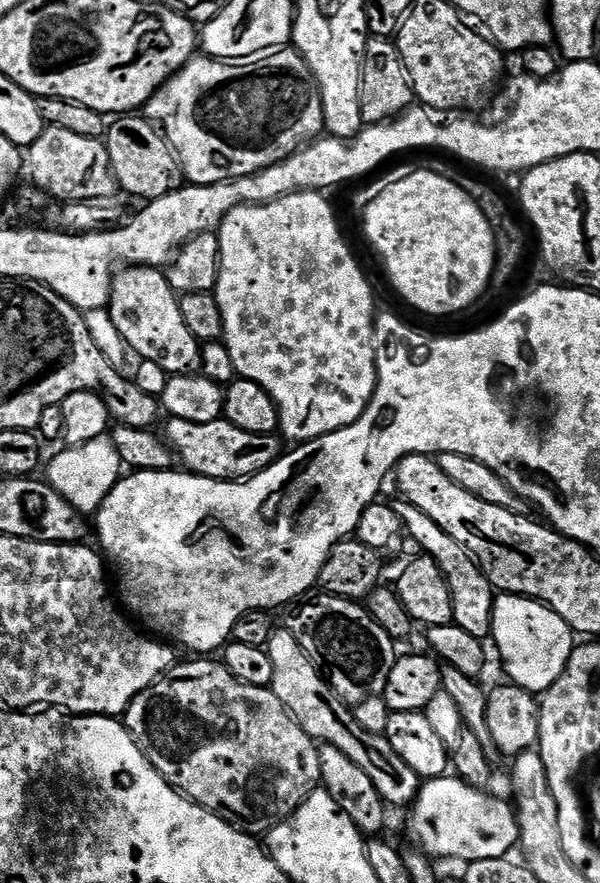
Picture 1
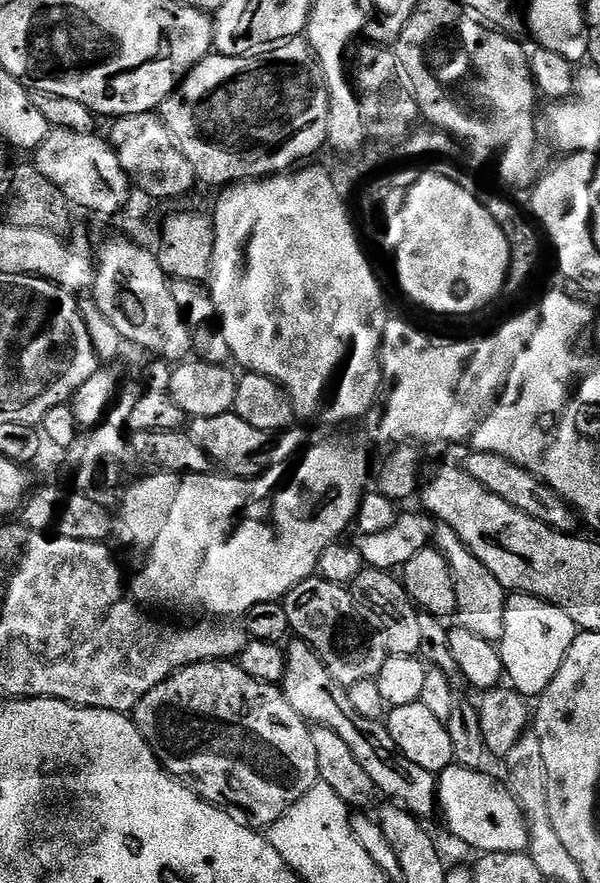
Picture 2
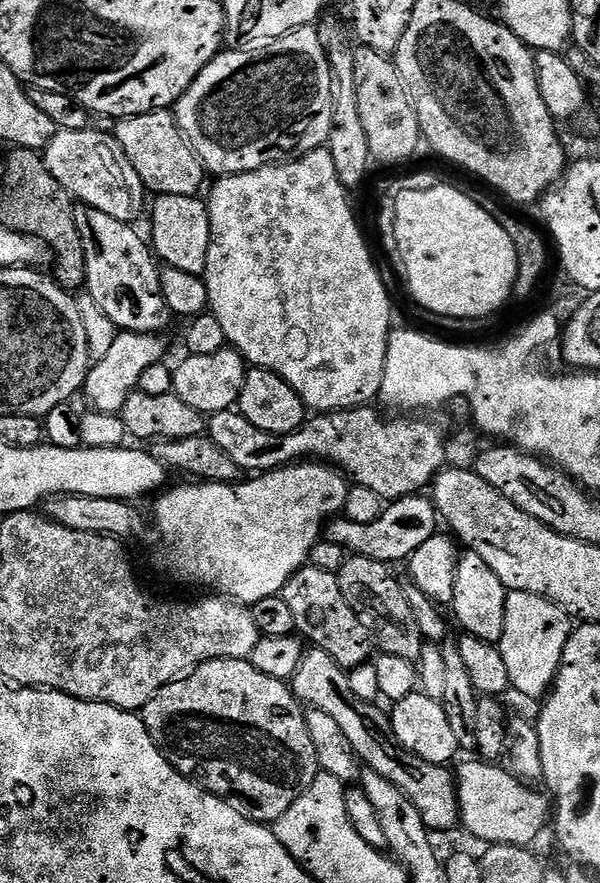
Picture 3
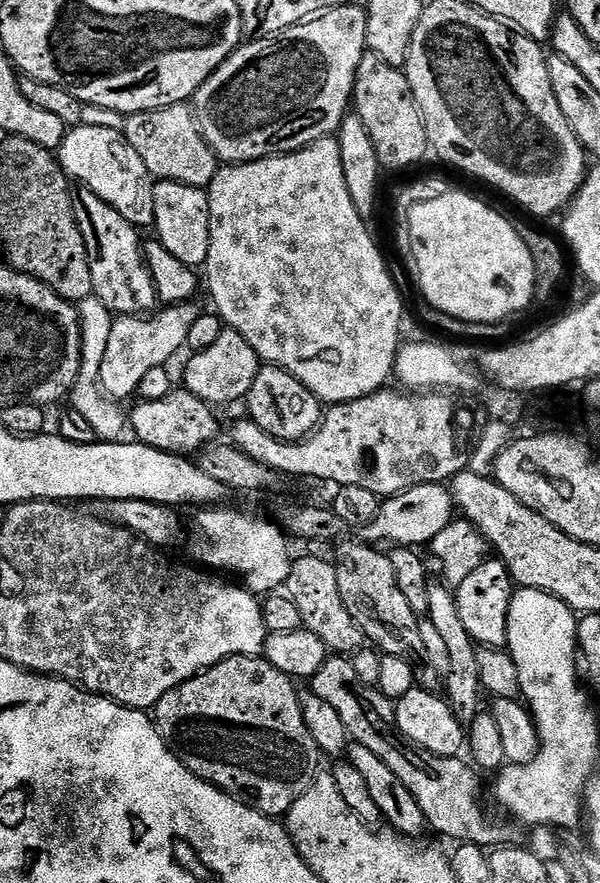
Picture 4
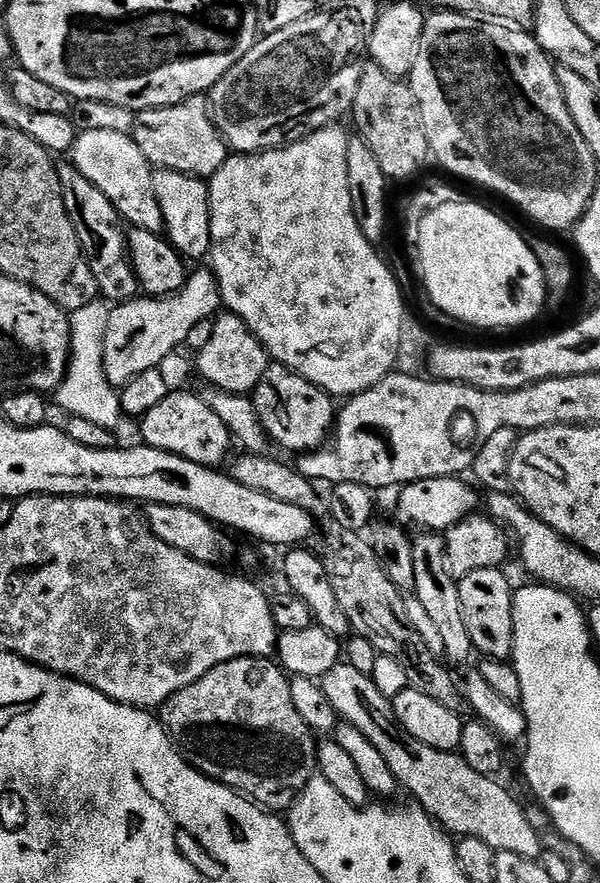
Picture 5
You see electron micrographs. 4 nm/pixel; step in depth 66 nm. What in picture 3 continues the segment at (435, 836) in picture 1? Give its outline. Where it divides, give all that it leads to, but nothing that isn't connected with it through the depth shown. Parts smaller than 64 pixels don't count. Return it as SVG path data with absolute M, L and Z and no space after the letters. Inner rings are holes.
M464 764L455 769L460 798L460 816L463 827L468 827L472 836L485 840L485 845L519 844L532 846L536 835L550 820L550 800L543 791L535 792L535 787L512 777L512 773L500 766L484 766L475 772ZM500 767L500 768L496 768ZM544 796L545 797L544 797Z

